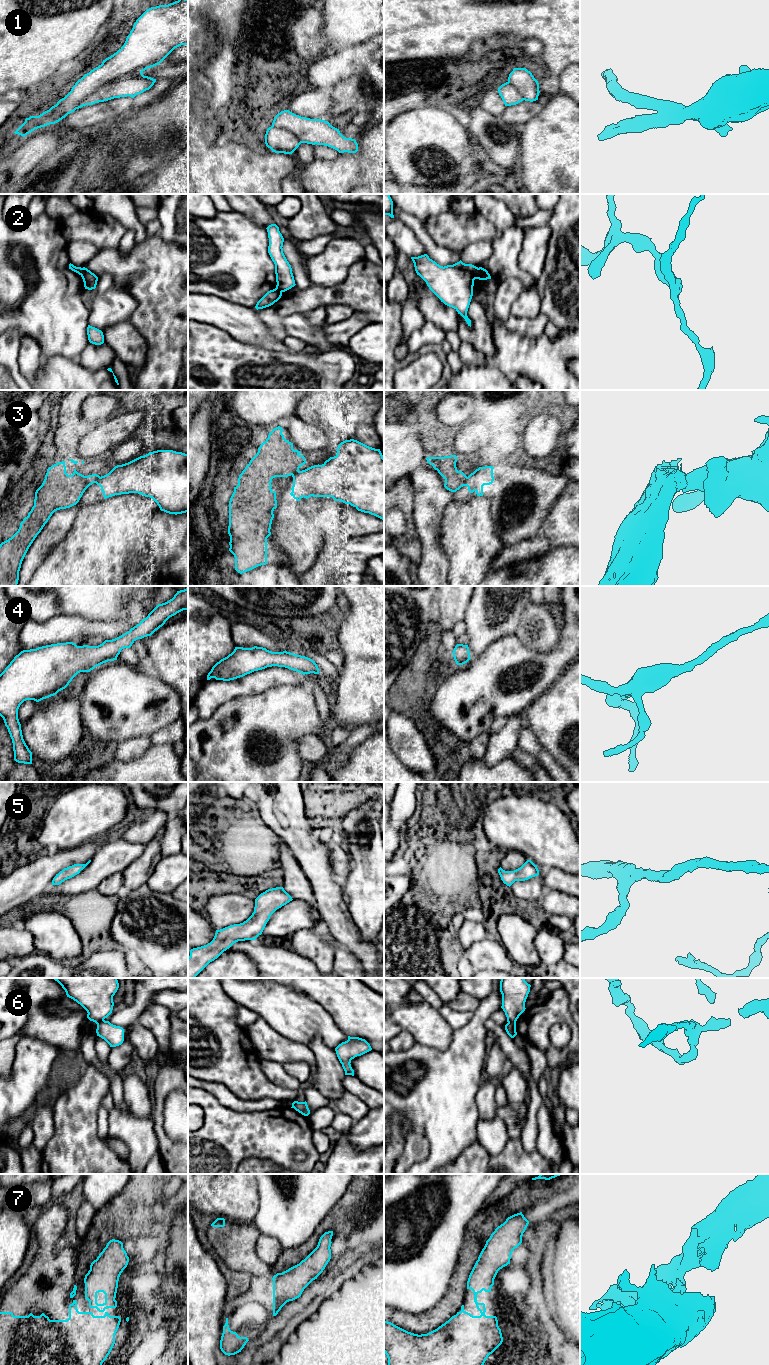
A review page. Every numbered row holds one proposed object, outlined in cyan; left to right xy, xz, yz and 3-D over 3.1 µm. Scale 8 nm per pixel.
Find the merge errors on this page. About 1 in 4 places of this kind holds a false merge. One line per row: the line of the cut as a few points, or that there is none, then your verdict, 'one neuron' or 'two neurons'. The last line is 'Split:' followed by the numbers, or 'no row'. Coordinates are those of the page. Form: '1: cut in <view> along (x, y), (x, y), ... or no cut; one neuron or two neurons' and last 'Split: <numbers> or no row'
1: cut in xy along (141, 71), (135, 74), (125, 74), (101, 85), (75, 108); two neurons
2: cut in yz along (477, 268), (481, 279); two neurons
3: cut in yz along (467, 477), (461, 486); two neurons
4: no cut; one neuron
5: no cut; one neuron
6: cut in yz along (515, 1021), (508, 1023); two neurons
7: no cut; one neuron
Split: 1, 2, 3, 6

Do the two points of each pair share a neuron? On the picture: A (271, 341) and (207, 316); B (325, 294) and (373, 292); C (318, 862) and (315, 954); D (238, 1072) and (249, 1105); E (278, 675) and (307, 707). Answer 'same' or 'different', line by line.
A: same
B: same
C: different
D: different
E: different

